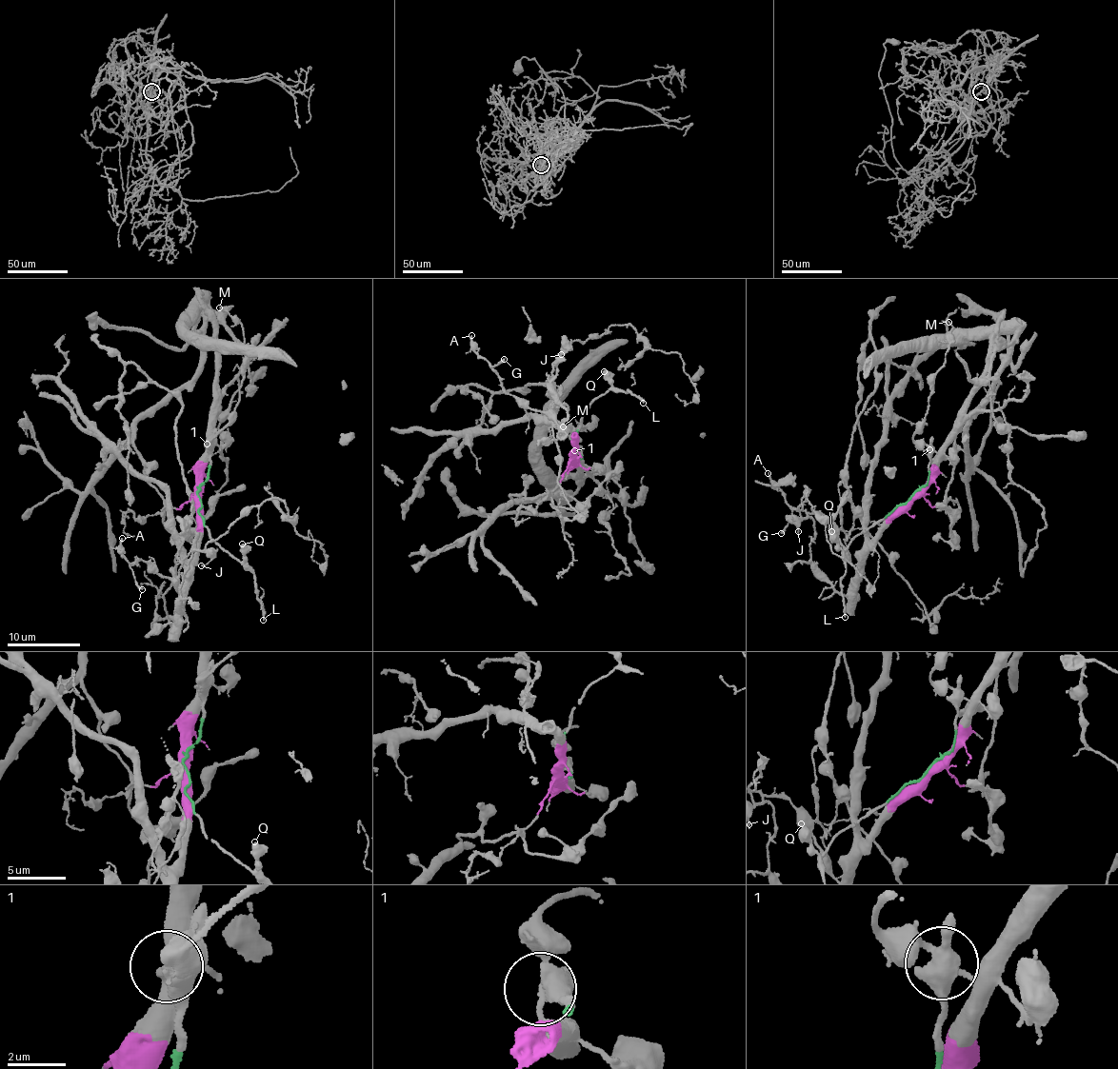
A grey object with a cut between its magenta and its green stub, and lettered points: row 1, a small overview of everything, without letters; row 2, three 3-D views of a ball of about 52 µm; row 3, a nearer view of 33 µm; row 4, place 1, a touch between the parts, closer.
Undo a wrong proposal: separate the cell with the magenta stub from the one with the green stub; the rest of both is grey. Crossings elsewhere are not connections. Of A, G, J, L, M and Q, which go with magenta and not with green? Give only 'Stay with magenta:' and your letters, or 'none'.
Stay with magenta: A, G, J, M

